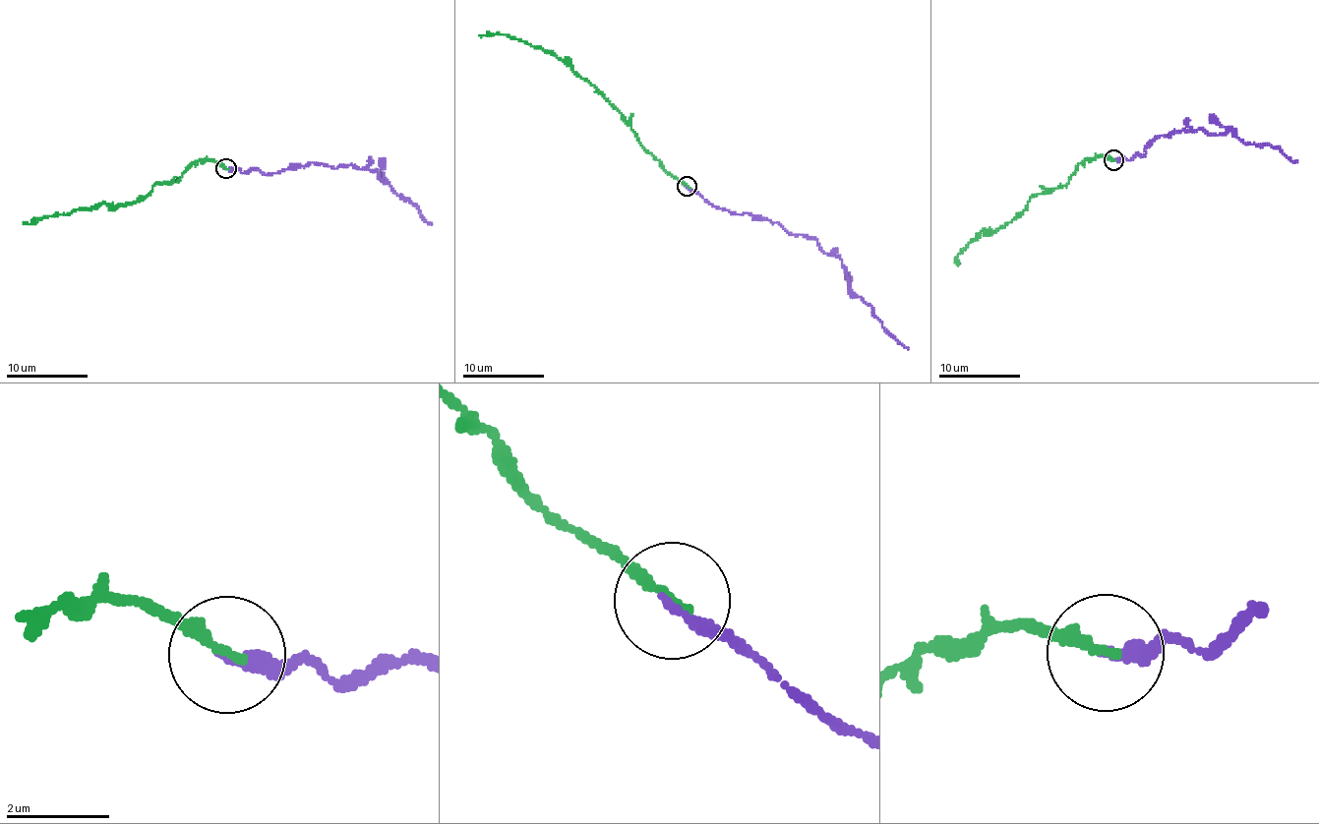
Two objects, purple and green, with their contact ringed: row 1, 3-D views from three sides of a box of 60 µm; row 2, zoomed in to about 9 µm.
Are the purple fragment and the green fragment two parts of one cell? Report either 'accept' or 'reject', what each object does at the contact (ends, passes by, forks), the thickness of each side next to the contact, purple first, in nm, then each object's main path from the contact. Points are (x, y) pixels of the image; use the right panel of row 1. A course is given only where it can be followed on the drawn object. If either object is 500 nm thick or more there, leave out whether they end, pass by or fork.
accept; purple ends there; green ends there; 260 nm thick on the purple side, 200 nm on the other; purple runs (1113, 160), (1143, 157), (1155, 136), (1199, 130), (1226, 135), (1230, 131), (1247, 145), (1271, 145), (1297, 162); green runs (1113, 160), (1104, 156), (1084, 158), (1064, 185), (1034, 194), (1011, 219), (978, 235), (958, 254), (958, 264)

